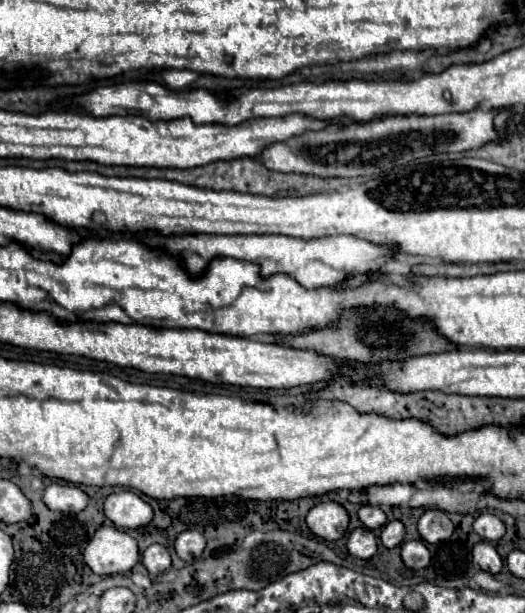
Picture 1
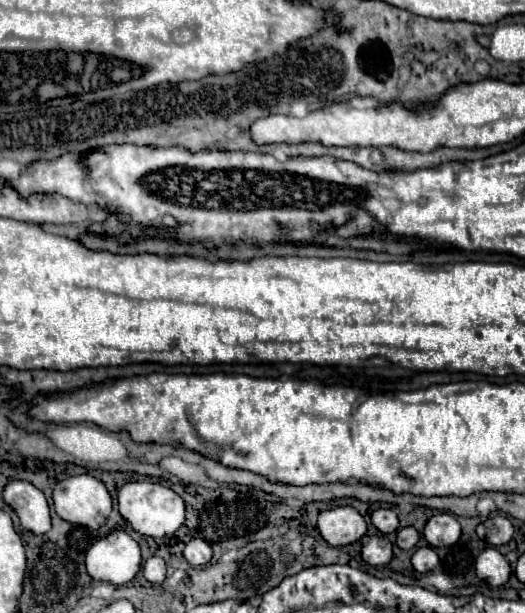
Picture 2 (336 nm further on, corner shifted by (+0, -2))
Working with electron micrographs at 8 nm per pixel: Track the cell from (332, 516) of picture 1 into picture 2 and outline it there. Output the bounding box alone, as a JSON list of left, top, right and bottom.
[318,507,366,547]

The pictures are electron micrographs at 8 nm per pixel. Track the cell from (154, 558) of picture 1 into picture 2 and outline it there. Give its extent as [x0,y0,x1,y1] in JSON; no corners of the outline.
[142,557,166,583]

